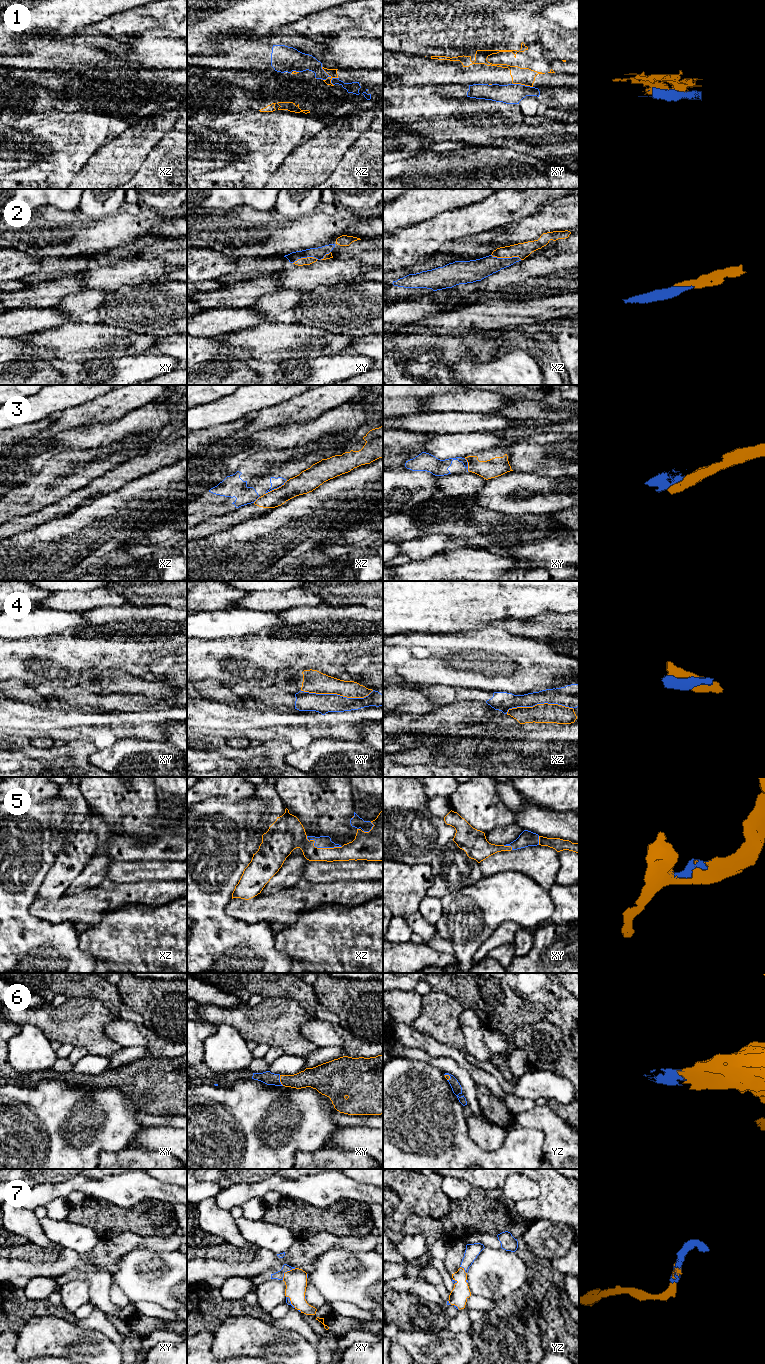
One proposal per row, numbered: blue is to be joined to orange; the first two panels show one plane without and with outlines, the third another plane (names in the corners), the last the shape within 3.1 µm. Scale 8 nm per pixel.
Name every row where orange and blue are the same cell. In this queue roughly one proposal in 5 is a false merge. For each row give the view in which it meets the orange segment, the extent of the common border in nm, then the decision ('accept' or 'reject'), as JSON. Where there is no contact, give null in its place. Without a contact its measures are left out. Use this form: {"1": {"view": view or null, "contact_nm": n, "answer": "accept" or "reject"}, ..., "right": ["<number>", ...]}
{"1": {"view": "xz", "contact_nm": 180, "answer": "reject"}, "2": {"view": "xz", "contact_nm": 260, "answer": "accept"}, "3": {"view": "xz", "contact_nm": 220, "answer": "reject"}, "4": {"view": "xy", "contact_nm": 600, "answer": "reject"}, "5": {"view": "xz", "contact_nm": 300, "answer": "accept"}, "6": {"view": "xy", "contact_nm": 90, "answer": "accept"}, "7": {"view": "xy", "contact_nm": 140, "answer": "accept"}, "right": ["2", "5", "6", "7"]}

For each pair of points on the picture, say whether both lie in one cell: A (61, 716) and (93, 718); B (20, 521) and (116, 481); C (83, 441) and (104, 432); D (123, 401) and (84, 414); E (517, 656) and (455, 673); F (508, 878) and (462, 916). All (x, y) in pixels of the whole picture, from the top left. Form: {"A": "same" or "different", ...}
{"A": "same", "B": "same", "C": "same", "D": "same", "E": "same", "F": "same"}

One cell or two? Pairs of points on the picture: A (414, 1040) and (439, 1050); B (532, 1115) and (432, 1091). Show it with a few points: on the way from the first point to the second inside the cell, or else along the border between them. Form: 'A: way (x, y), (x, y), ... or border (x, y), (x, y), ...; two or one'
A: way (420, 1040), (433, 1048); one
B: border (514, 1120), (521, 1125), (538, 1130); two

